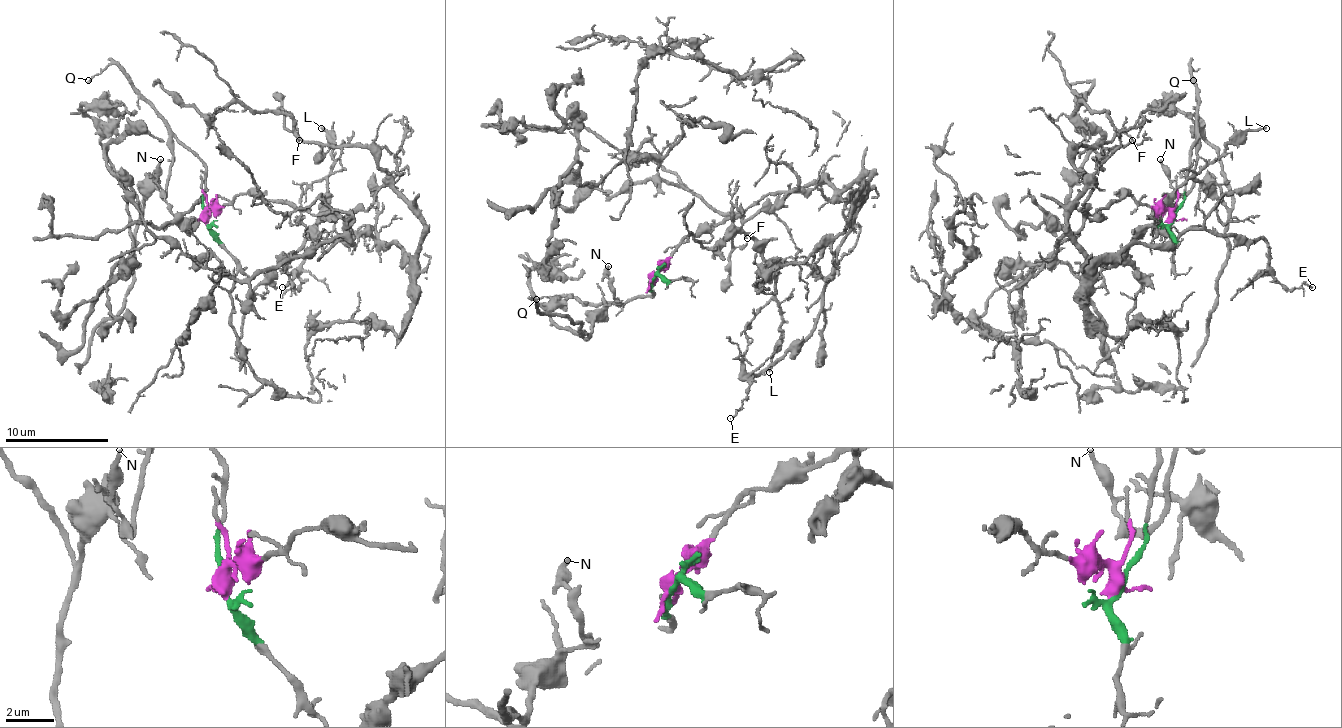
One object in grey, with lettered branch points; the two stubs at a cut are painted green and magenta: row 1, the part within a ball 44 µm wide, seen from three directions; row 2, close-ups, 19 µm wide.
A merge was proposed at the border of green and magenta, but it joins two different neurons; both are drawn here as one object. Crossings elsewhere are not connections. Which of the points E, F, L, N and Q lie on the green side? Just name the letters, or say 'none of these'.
N, Q

